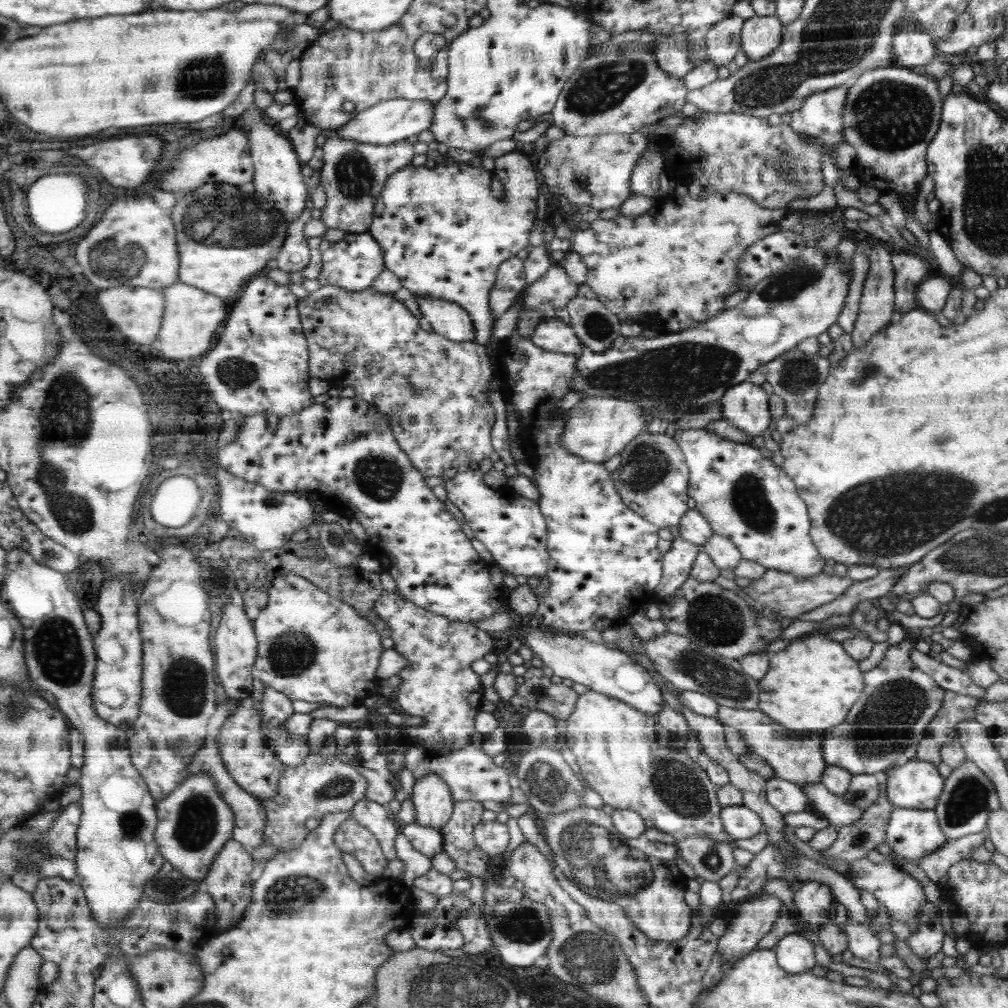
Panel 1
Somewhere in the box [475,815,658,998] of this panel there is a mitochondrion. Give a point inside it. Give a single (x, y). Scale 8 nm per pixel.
(589, 953)

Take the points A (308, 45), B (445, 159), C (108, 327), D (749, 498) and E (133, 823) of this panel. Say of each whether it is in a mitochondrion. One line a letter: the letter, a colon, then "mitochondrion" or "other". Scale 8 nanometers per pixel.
A: other
B: other
C: other
D: mitochondrion
E: mitochondrion

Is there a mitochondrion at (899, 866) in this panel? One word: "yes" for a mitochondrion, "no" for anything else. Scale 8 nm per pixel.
no

